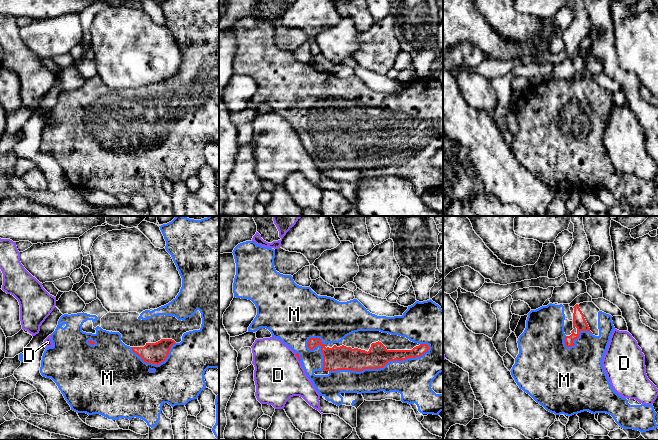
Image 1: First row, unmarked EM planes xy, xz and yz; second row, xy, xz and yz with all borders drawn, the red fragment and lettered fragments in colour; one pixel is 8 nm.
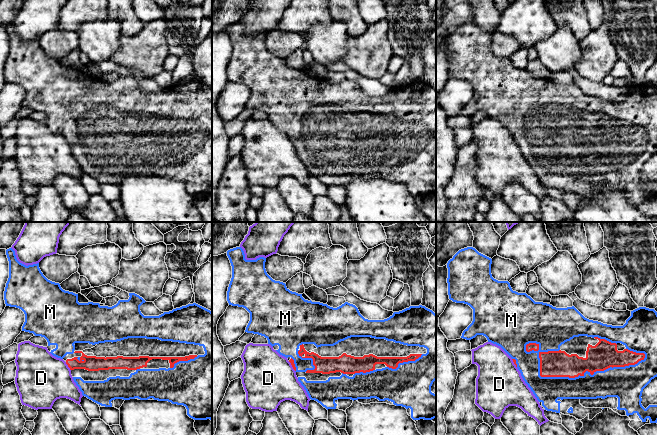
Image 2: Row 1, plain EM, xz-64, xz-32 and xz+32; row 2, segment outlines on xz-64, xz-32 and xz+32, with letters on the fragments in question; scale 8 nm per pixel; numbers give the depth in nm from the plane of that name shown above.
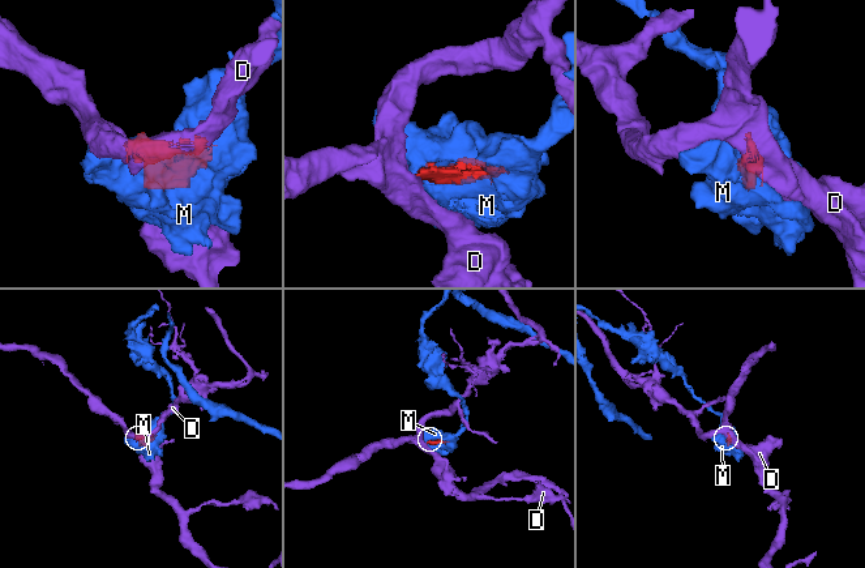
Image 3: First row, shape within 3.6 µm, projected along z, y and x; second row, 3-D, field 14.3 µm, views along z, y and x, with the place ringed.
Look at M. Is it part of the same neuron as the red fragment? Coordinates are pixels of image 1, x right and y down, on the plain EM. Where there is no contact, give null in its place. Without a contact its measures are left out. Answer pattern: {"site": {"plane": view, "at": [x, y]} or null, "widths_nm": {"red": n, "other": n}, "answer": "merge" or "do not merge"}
{"site": {"plane": "xz", "at": [380, 143]}, "widths_nm": {"red": 180, "other": 300}, "answer": "merge"}

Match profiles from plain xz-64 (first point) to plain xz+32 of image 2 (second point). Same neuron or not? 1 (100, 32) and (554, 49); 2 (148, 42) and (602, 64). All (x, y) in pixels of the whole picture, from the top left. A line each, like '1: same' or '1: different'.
1: same
2: same

